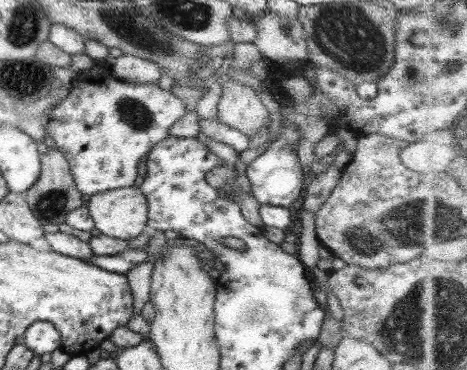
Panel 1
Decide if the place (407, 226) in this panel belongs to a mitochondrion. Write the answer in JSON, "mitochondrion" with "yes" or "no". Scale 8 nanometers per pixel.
{"mitochondrion":"yes"}

